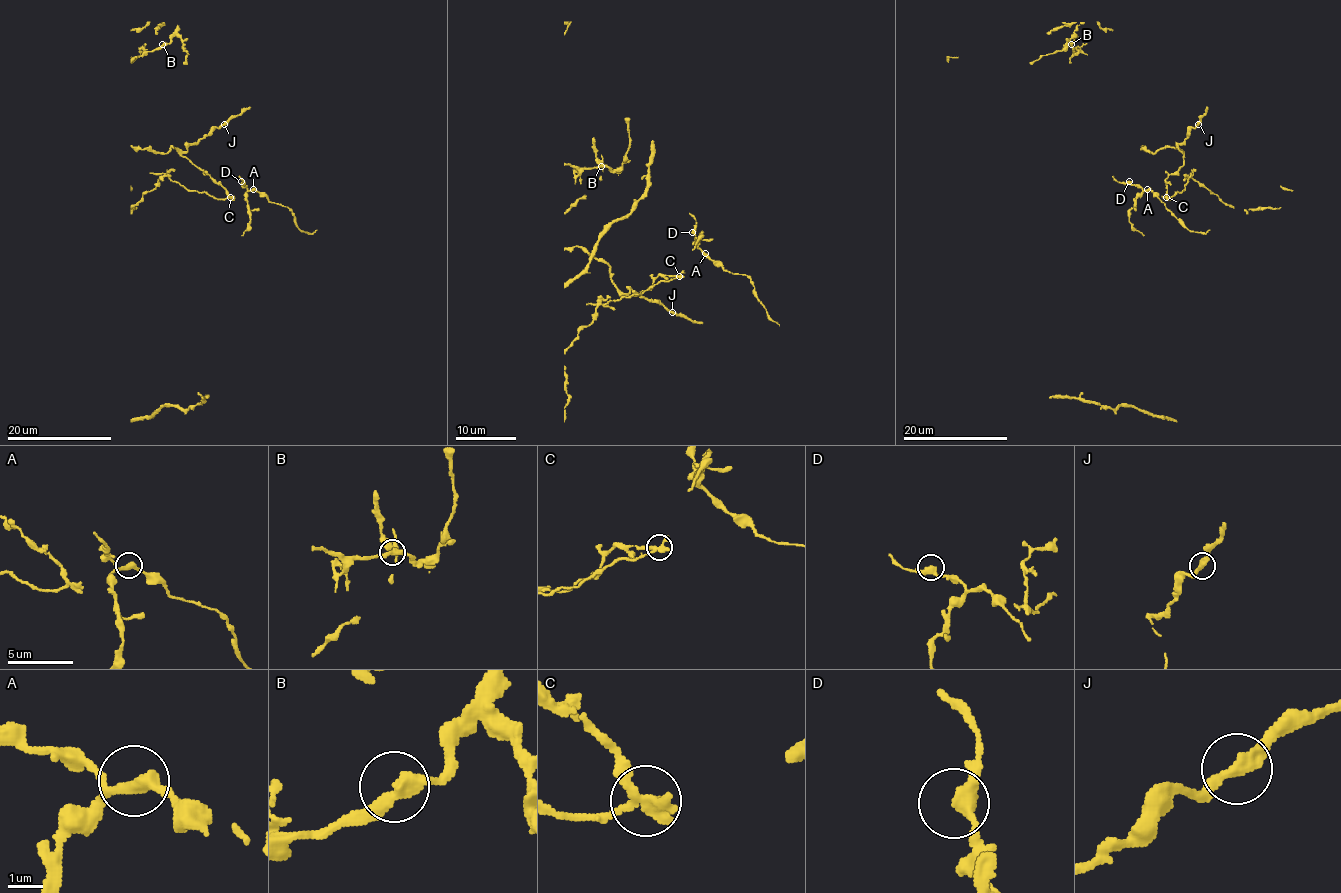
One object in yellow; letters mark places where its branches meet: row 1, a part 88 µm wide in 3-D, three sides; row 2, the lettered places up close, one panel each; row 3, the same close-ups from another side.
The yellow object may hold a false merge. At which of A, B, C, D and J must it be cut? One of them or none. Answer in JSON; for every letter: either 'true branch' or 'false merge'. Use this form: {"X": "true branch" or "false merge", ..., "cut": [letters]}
{"A": "true branch", "B": "true branch", "C": "false merge", "D": "true branch", "J": "true branch", "cut": ["C"]}

